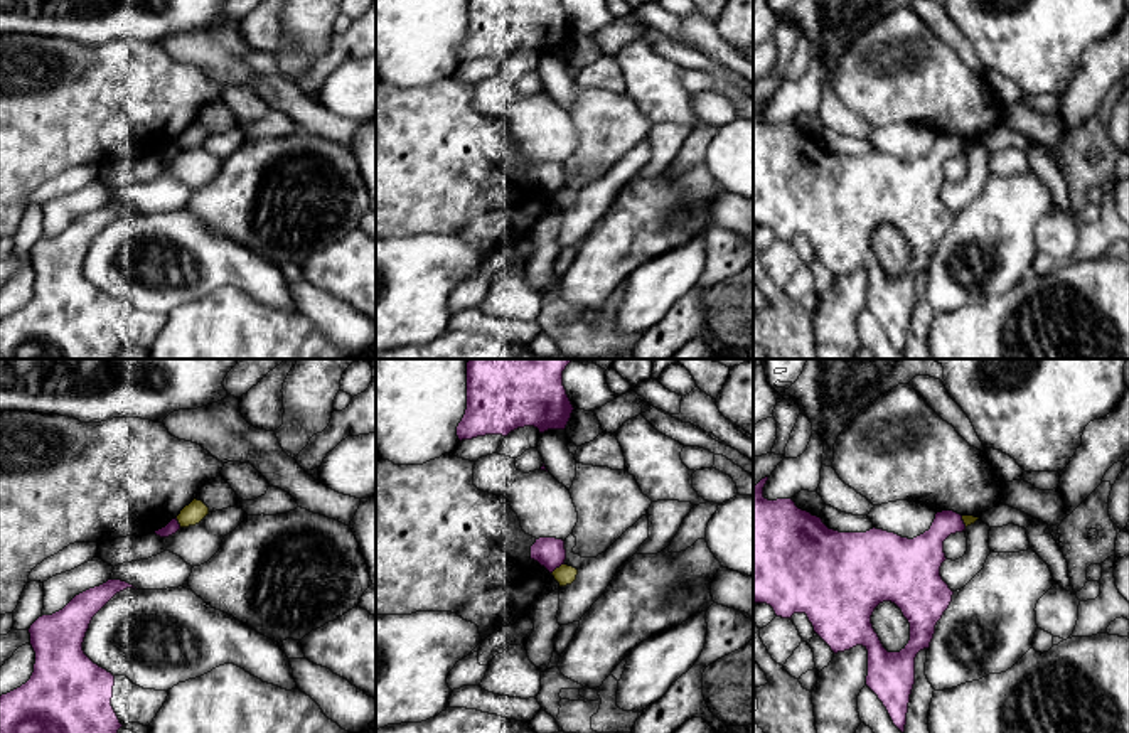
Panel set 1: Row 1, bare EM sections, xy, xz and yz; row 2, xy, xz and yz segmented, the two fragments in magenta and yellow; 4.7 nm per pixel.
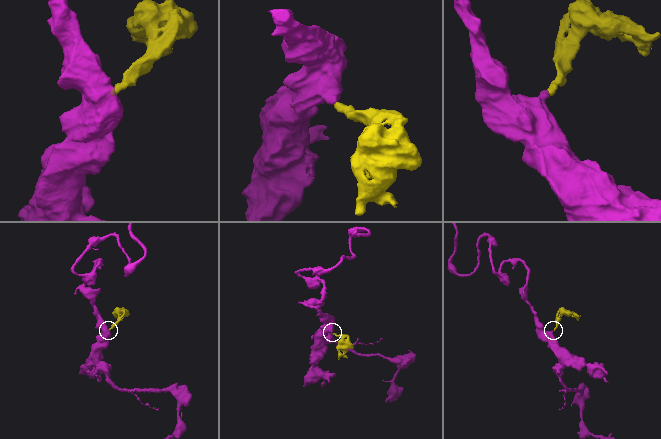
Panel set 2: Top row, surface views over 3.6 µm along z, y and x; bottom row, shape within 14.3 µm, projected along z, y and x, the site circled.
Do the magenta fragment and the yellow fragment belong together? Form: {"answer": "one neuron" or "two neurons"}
{"answer": "two neurons"}

